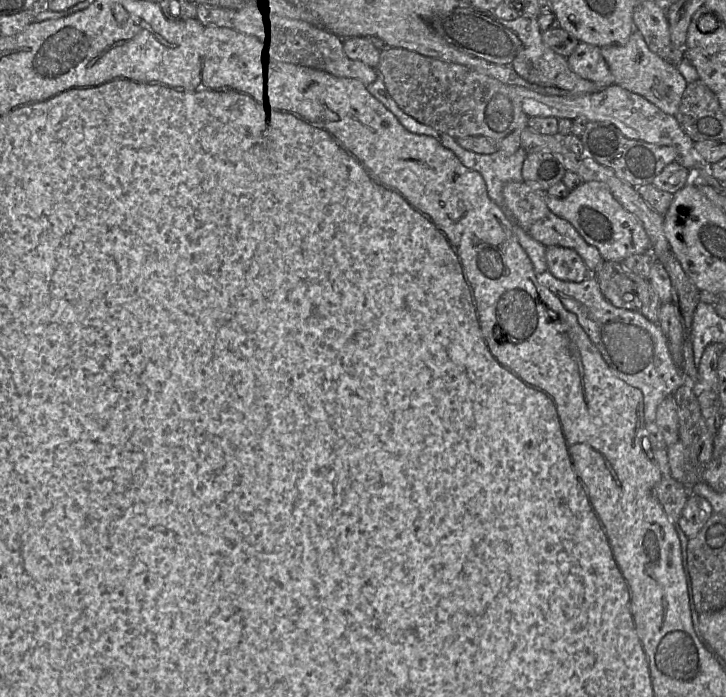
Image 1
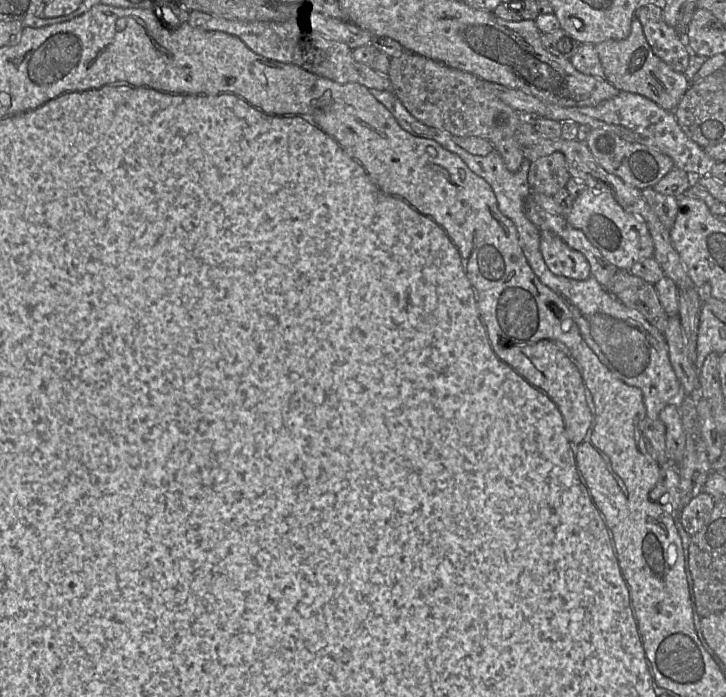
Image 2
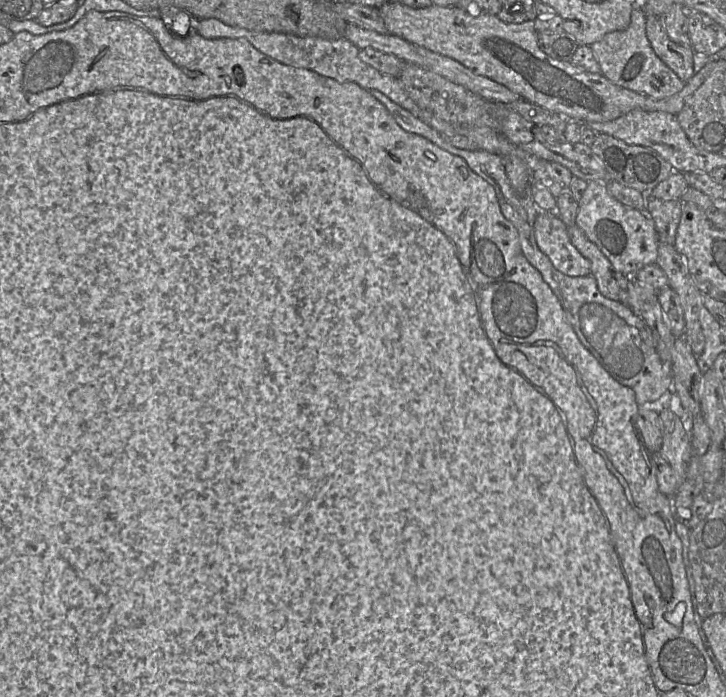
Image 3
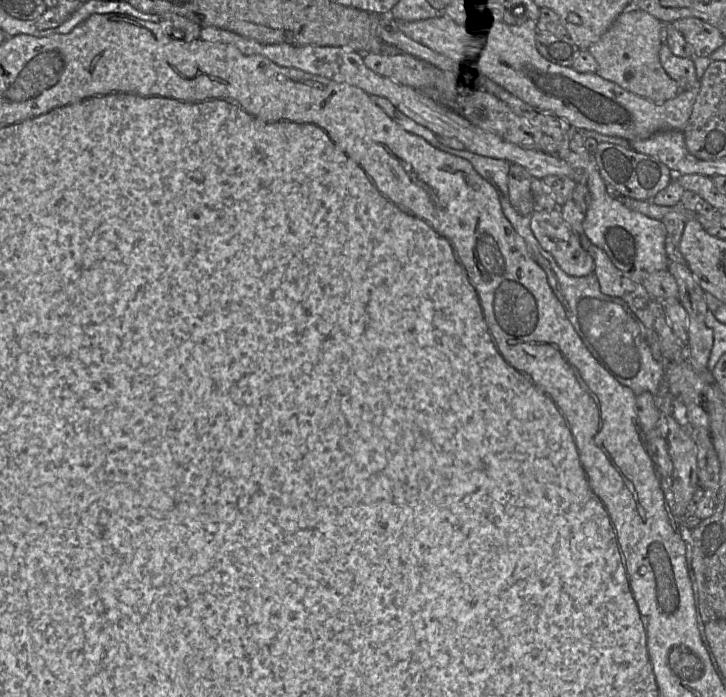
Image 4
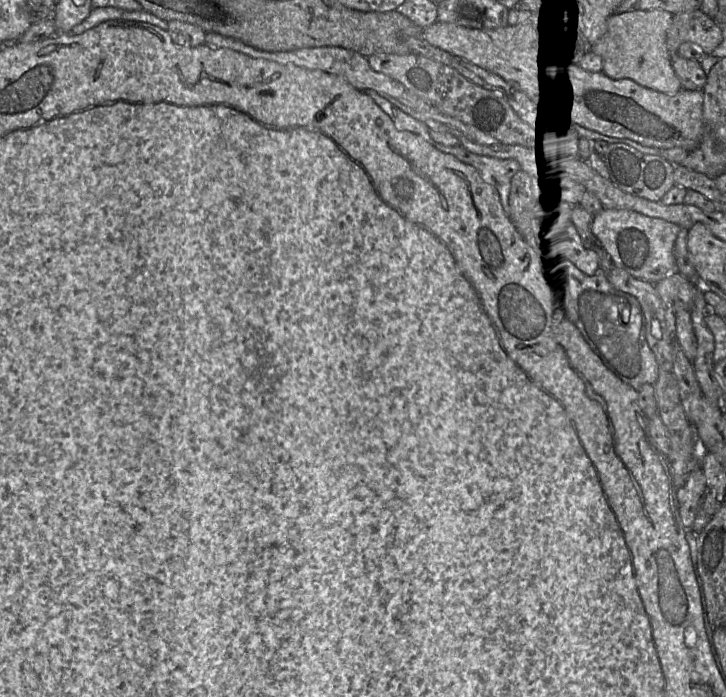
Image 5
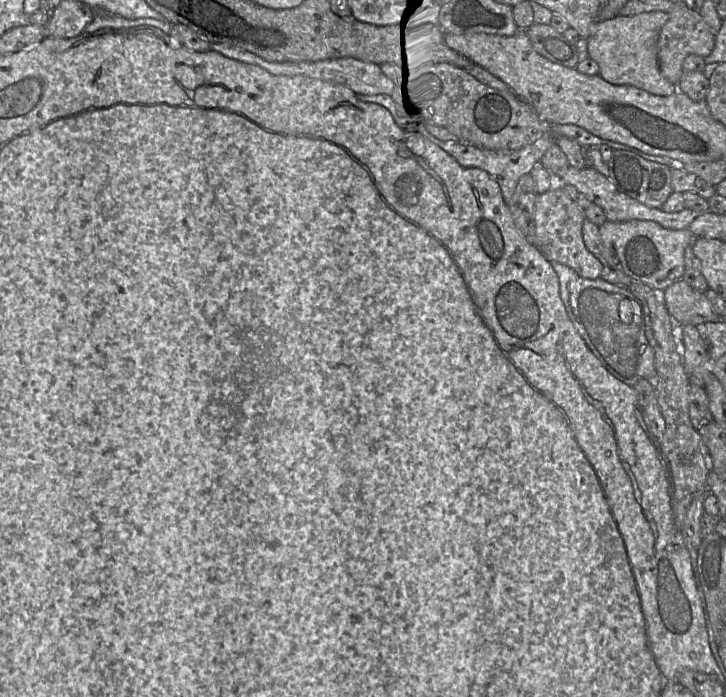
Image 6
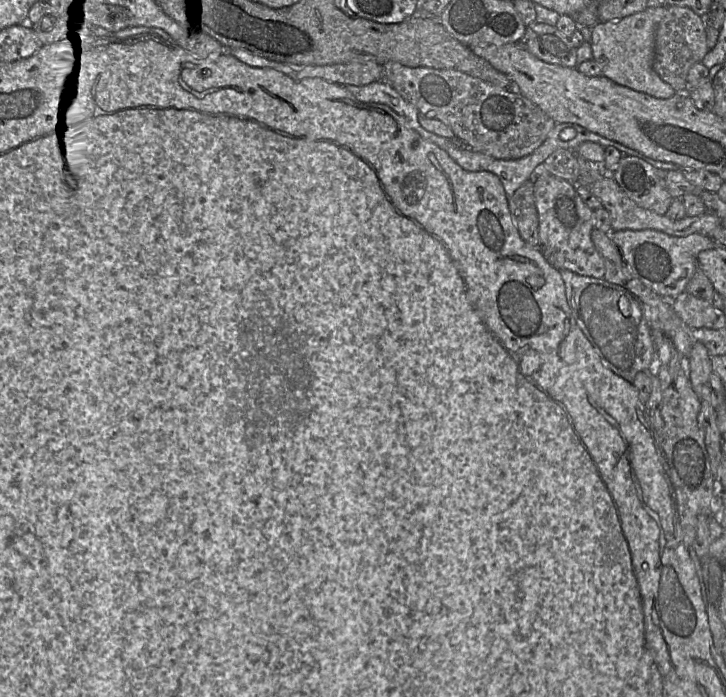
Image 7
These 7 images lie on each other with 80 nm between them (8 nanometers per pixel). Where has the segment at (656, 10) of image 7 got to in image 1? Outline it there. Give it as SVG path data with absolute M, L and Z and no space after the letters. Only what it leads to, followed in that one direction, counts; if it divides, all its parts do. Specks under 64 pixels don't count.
M638 30L633 31L624 45L601 47L601 53L614 77L615 84L643 96L664 113L676 115L688 83L677 66L649 49L643 35Z

